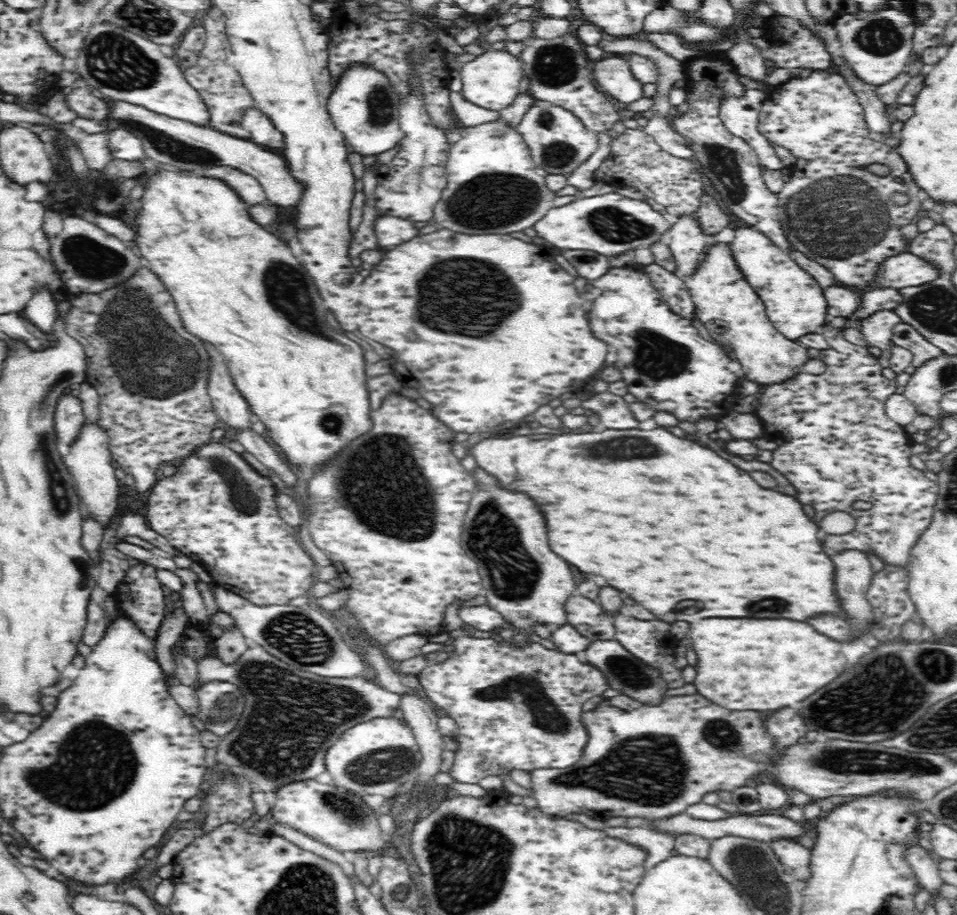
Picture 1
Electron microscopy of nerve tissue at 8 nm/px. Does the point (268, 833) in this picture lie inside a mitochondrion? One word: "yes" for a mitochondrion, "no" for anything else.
no

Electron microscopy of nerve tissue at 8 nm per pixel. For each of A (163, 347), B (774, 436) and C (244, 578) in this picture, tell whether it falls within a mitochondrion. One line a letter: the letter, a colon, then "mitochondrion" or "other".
A: mitochondrion
B: other
C: other

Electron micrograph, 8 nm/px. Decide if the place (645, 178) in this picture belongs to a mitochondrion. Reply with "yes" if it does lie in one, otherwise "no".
no

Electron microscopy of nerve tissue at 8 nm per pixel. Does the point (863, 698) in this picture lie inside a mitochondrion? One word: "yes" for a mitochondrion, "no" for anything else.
yes

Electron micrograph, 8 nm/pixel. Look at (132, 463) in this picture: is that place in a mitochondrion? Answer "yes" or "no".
no

